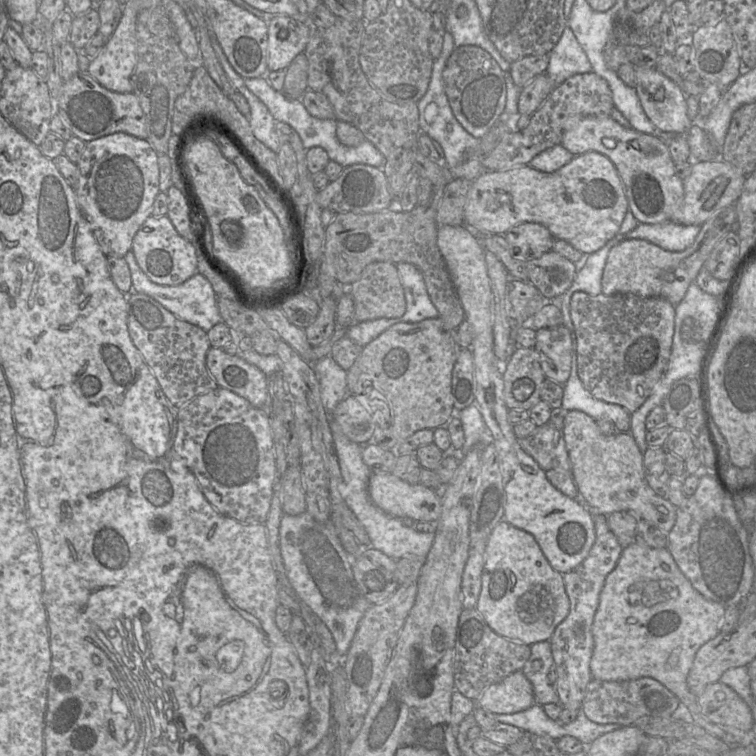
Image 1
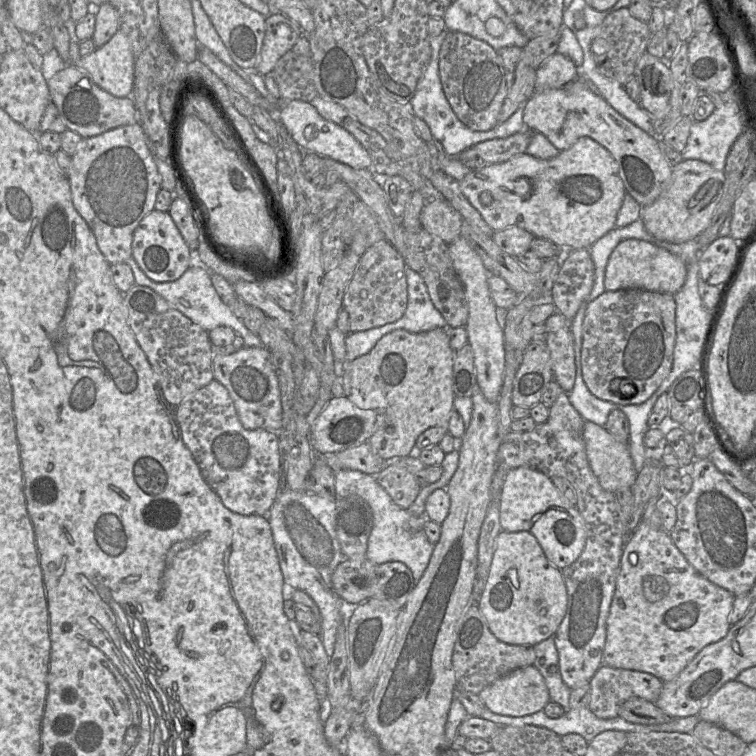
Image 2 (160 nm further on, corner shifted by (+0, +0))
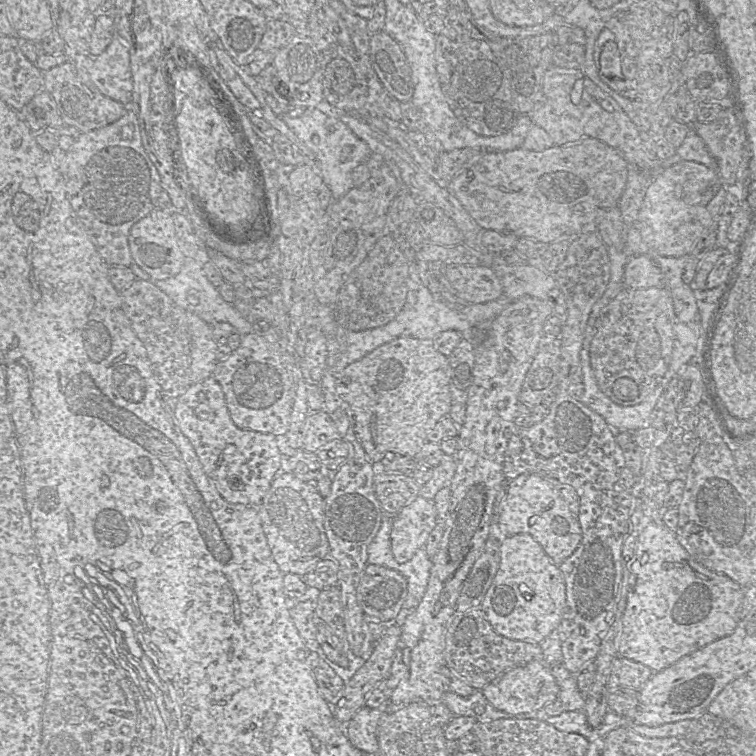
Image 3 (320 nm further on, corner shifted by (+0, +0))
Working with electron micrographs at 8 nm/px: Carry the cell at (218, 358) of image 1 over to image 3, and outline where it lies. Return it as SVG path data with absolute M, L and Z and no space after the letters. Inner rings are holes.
M272 326L266 332L243 335L240 346L227 359L217 362L213 376L222 387L229 414L238 428L286 436L290 427L296 386L302 376L300 357L289 344L287 336L280 338Z

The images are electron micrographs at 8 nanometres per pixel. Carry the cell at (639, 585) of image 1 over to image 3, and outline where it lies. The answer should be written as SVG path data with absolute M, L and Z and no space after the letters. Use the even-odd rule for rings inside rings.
M676 398L669 400L661 428L651 447L642 454L641 477L642 516L636 541L634 557L627 583L627 604L622 617L618 656L641 663L659 672L679 661L682 657L720 639L731 635L737 625L737 610L742 602L745 588L729 577L707 569L695 561L680 544L675 532L664 523L663 511L655 503L657 485L662 480L660 462L664 457L664 445L671 440L672 431L679 426Z

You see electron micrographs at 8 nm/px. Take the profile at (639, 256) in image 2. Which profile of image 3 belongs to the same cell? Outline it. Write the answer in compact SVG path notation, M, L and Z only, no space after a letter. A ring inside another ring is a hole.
M647 256L631 258L624 270L624 289L647 289L663 286L663 274L660 268Z

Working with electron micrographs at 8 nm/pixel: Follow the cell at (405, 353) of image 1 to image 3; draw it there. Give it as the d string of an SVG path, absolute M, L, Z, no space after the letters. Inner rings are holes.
M402 337L379 346L365 357L349 364L338 374L337 392L351 408L354 431L368 460L372 464L378 464L389 451L416 457L436 423L449 417L453 404L451 384L449 357L434 347L433 340Z

